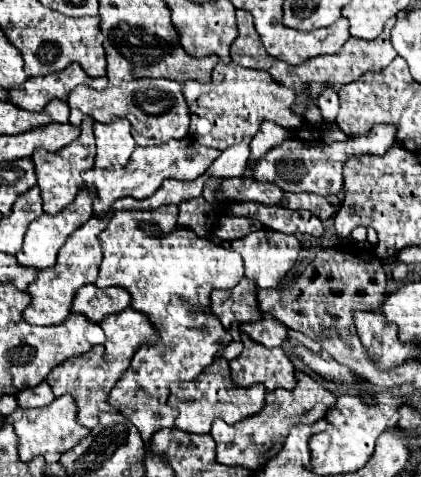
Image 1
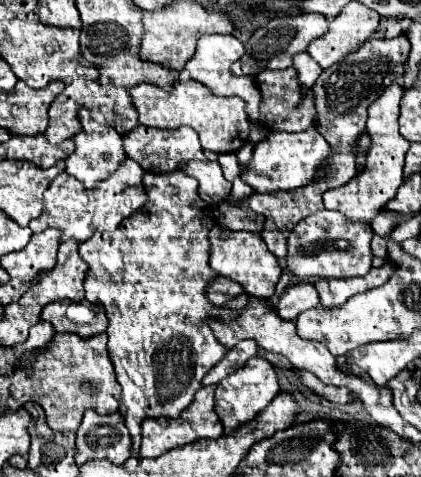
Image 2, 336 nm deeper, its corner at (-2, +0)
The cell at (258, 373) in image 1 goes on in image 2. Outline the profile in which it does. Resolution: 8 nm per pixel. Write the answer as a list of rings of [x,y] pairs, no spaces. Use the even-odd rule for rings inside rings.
[[[259,356],[249,358],[243,368],[229,374],[225,380],[217,384],[215,412],[223,422],[223,428],[225,428],[223,432],[229,434],[245,420],[253,420],[253,416],[257,416],[257,412],[261,412],[277,396],[277,392],[279,392],[279,382],[277,382],[275,368],[265,358],[259,358]]]

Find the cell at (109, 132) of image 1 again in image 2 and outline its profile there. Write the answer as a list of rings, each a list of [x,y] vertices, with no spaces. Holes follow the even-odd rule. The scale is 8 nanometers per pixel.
[[[83,108],[79,112],[79,122],[83,128],[81,128],[81,132],[77,132],[73,136],[75,152],[65,160],[65,172],[75,176],[85,188],[93,188],[95,182],[109,178],[117,170],[119,162],[125,158],[125,152],[121,148],[121,134],[117,134],[115,128],[103,126],[103,124],[91,120],[89,112]]]

